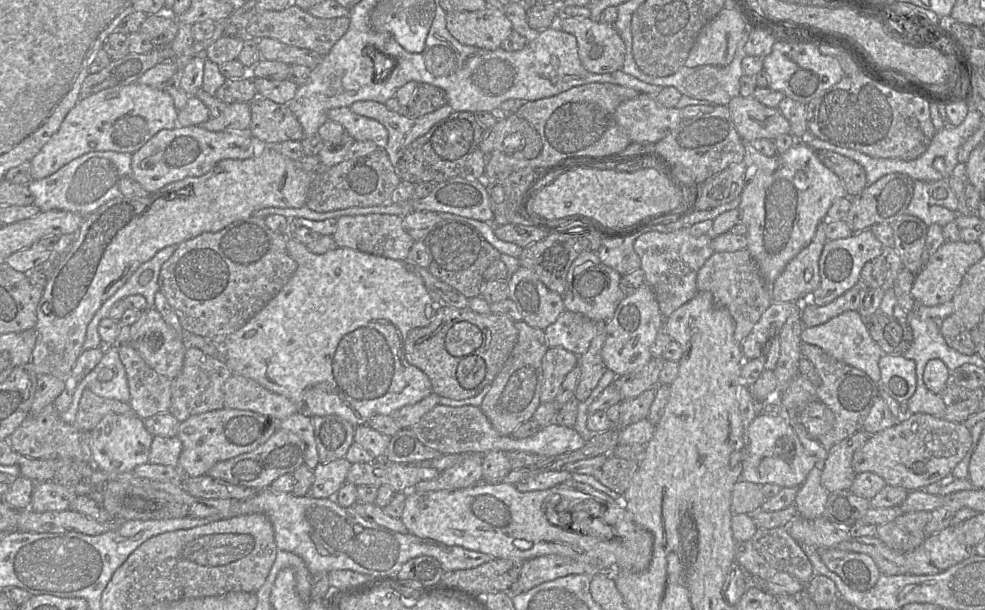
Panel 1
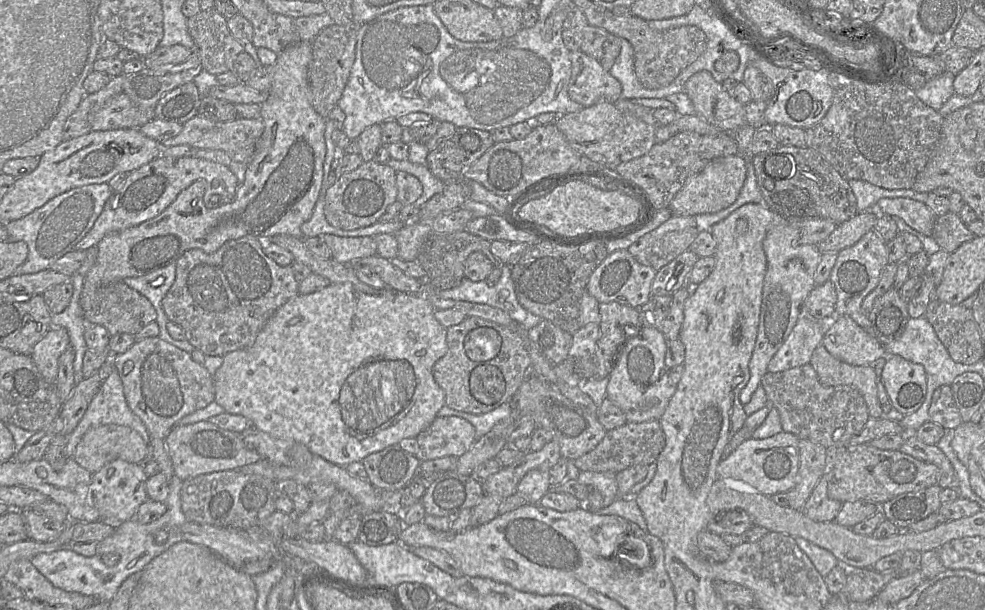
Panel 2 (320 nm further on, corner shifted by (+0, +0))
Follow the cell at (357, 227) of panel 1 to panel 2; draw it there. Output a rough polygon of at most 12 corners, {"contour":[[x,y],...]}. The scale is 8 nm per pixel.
{"contour":[[318,235],[338,263],[374,256],[370,236]]}

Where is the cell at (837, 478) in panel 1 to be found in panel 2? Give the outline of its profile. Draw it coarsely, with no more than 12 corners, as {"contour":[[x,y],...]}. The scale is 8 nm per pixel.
{"contour":[[819,478],[801,511],[816,522],[835,520],[842,503]]}

